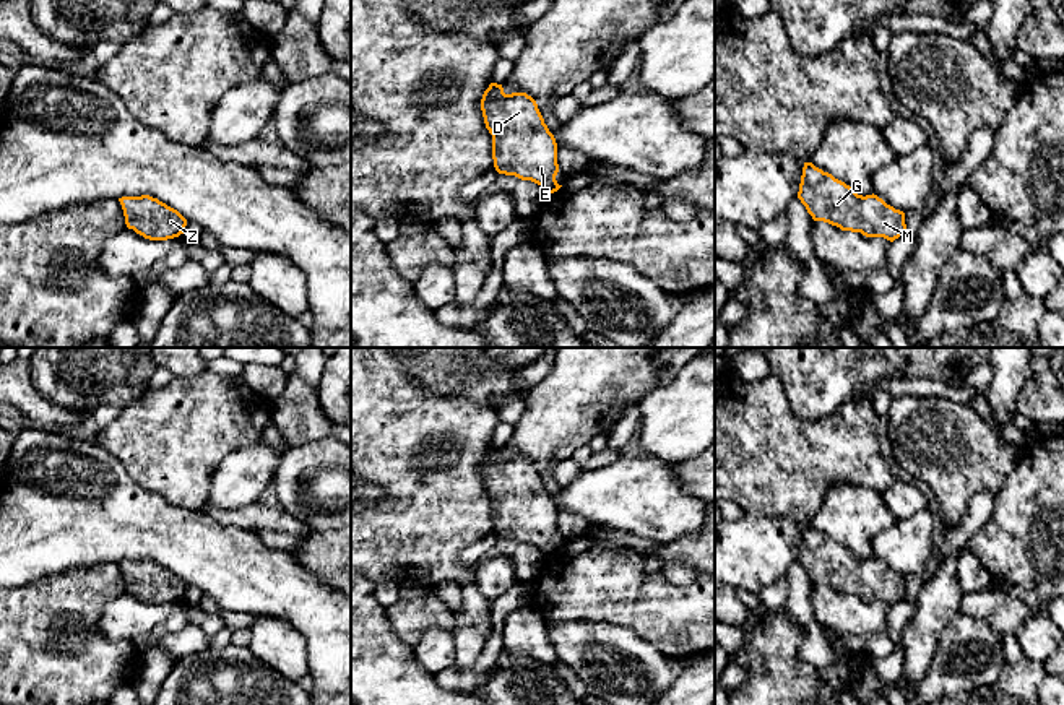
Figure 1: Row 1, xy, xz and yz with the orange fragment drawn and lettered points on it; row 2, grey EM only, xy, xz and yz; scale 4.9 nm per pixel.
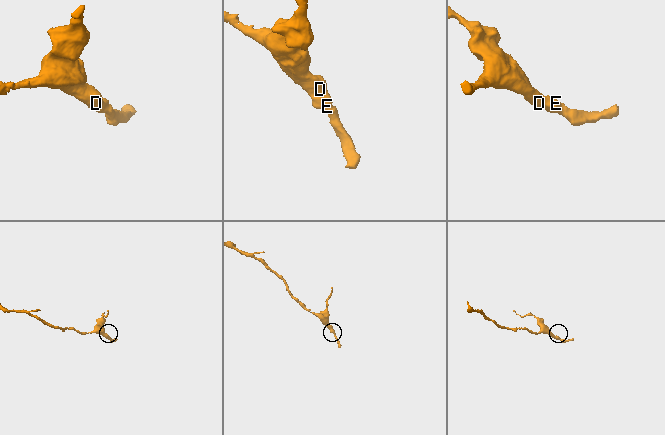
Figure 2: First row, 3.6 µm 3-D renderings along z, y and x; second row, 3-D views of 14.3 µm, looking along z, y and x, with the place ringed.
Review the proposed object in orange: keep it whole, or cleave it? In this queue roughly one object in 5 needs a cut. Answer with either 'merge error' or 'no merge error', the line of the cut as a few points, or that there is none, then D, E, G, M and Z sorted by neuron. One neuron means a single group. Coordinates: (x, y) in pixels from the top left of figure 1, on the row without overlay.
no merge error | no cut | D E G M Z

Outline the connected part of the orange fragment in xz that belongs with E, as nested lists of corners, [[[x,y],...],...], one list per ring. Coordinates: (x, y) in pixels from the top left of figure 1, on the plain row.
[[[491,447],[481,463],[486,492],[492,499],[492,523],[499,538],[515,539],[541,549],[547,559],[557,556],[557,507],[526,456],[505,458]]]

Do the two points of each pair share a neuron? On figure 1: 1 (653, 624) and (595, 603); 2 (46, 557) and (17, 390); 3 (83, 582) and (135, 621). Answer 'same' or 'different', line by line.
1: same
2: different
3: different

